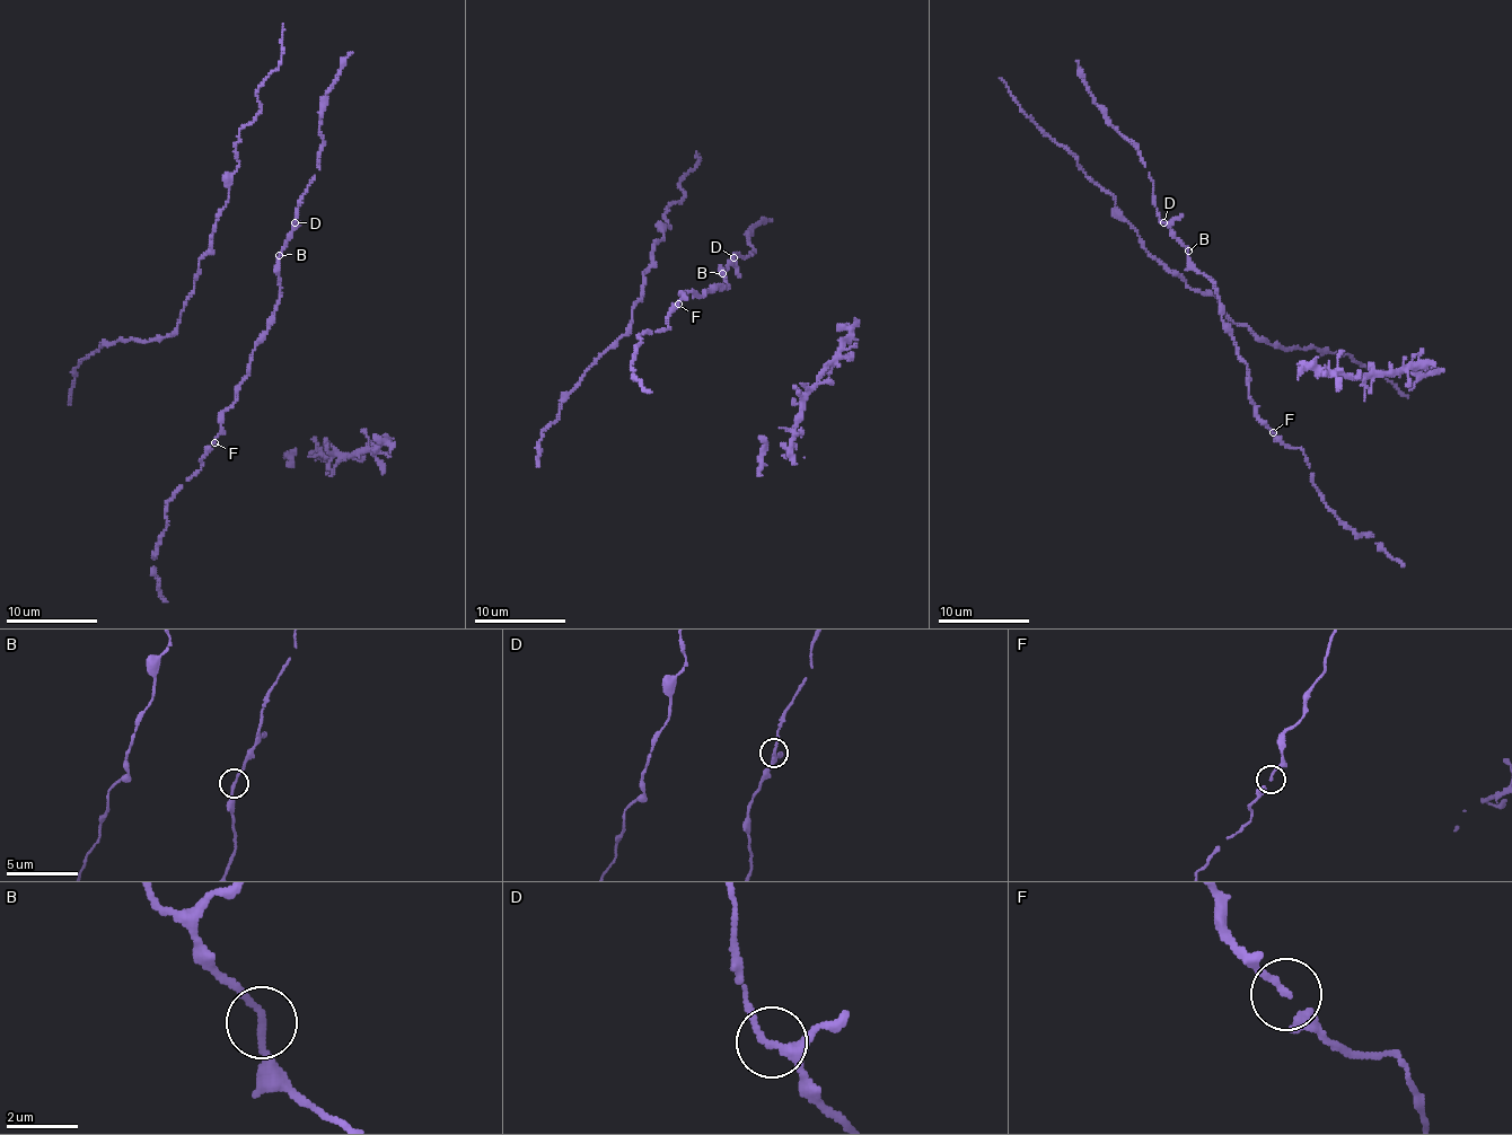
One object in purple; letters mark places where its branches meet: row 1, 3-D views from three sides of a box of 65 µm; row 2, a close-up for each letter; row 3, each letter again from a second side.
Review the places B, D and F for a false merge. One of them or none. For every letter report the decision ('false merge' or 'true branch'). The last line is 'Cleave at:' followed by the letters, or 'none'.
B: true branch
D: true branch
F: true branch
Cleave at: none

